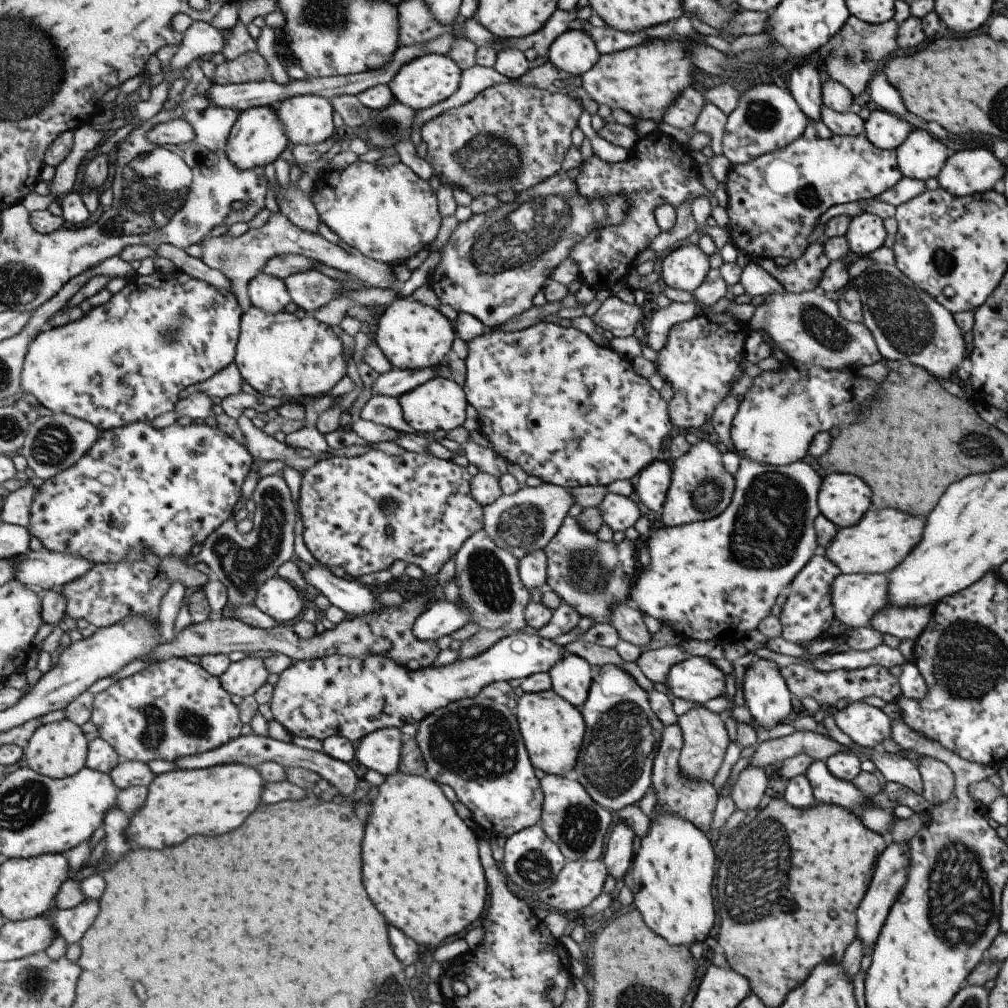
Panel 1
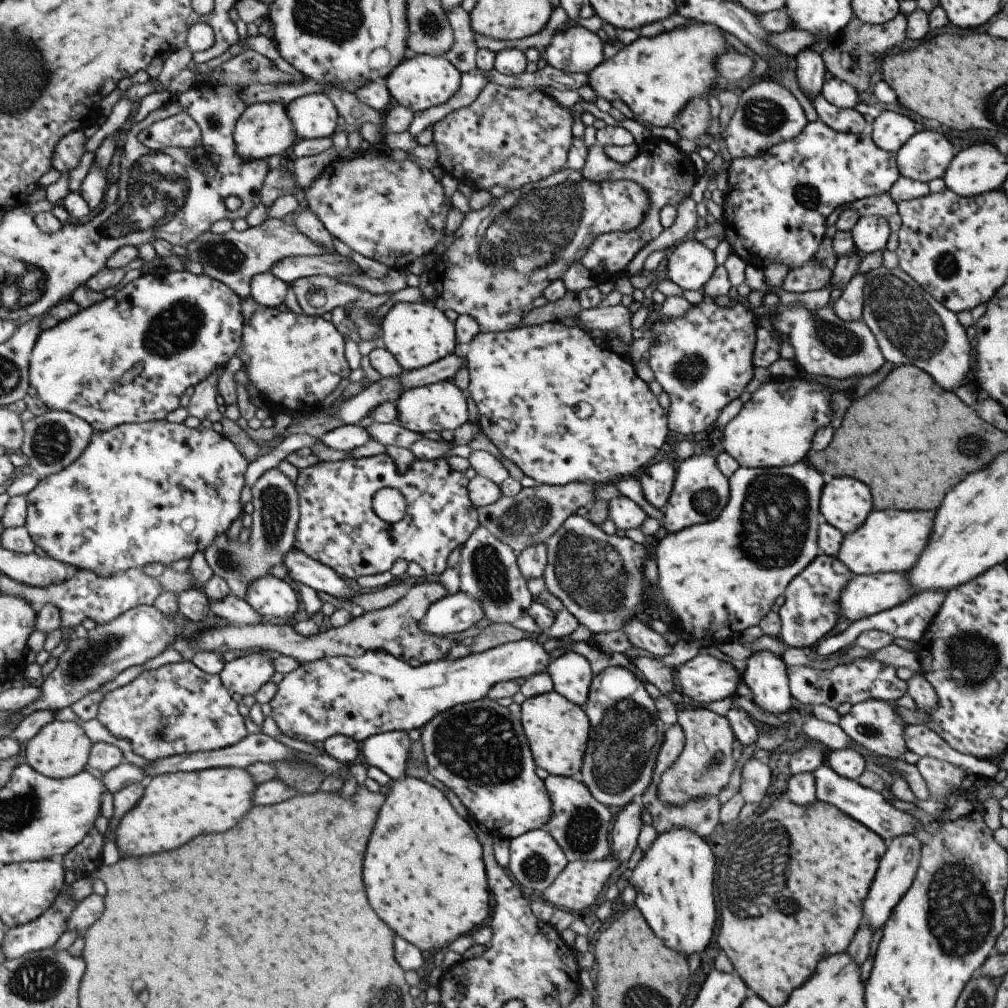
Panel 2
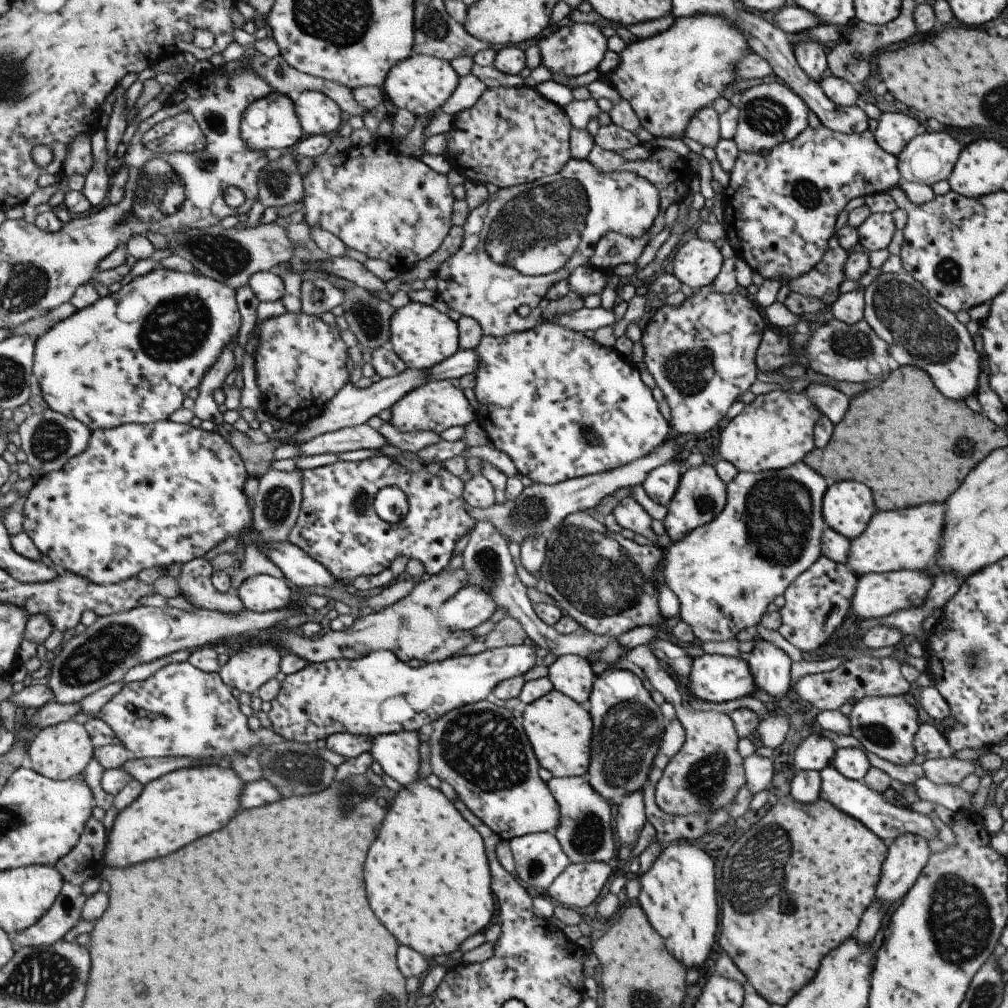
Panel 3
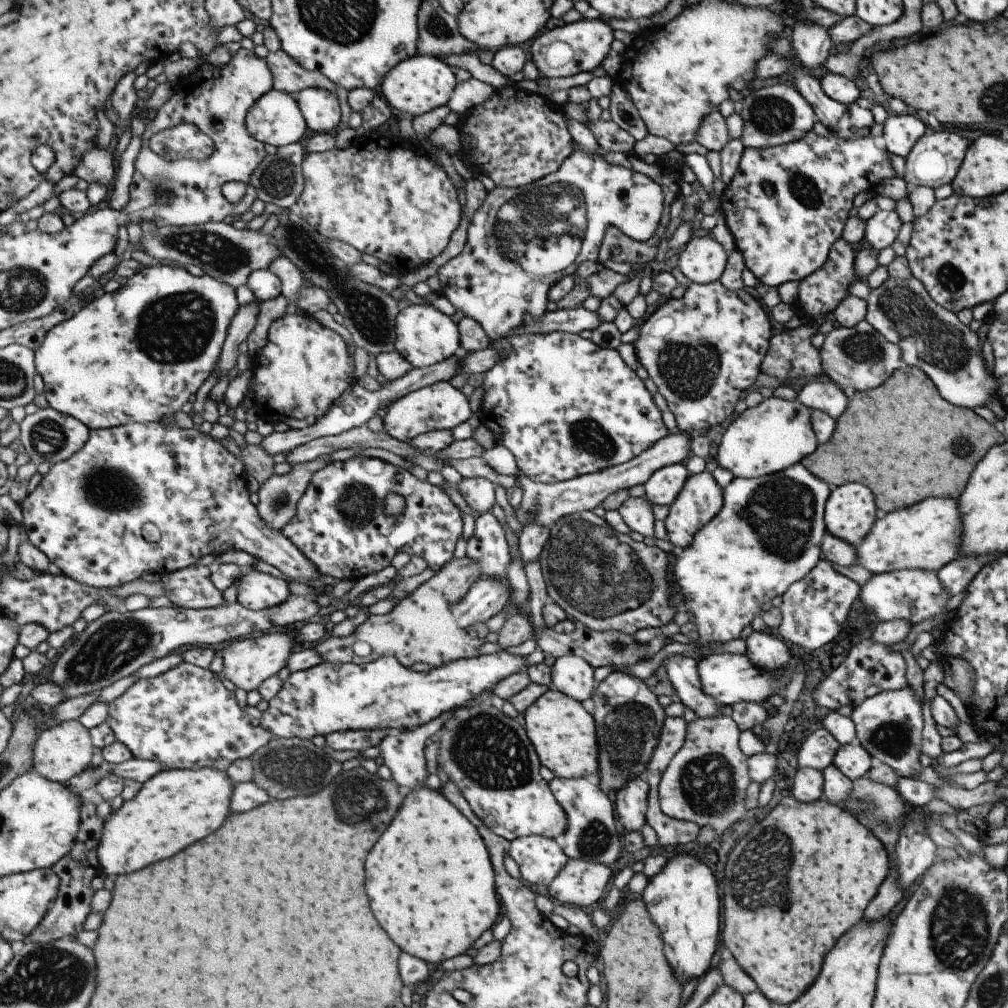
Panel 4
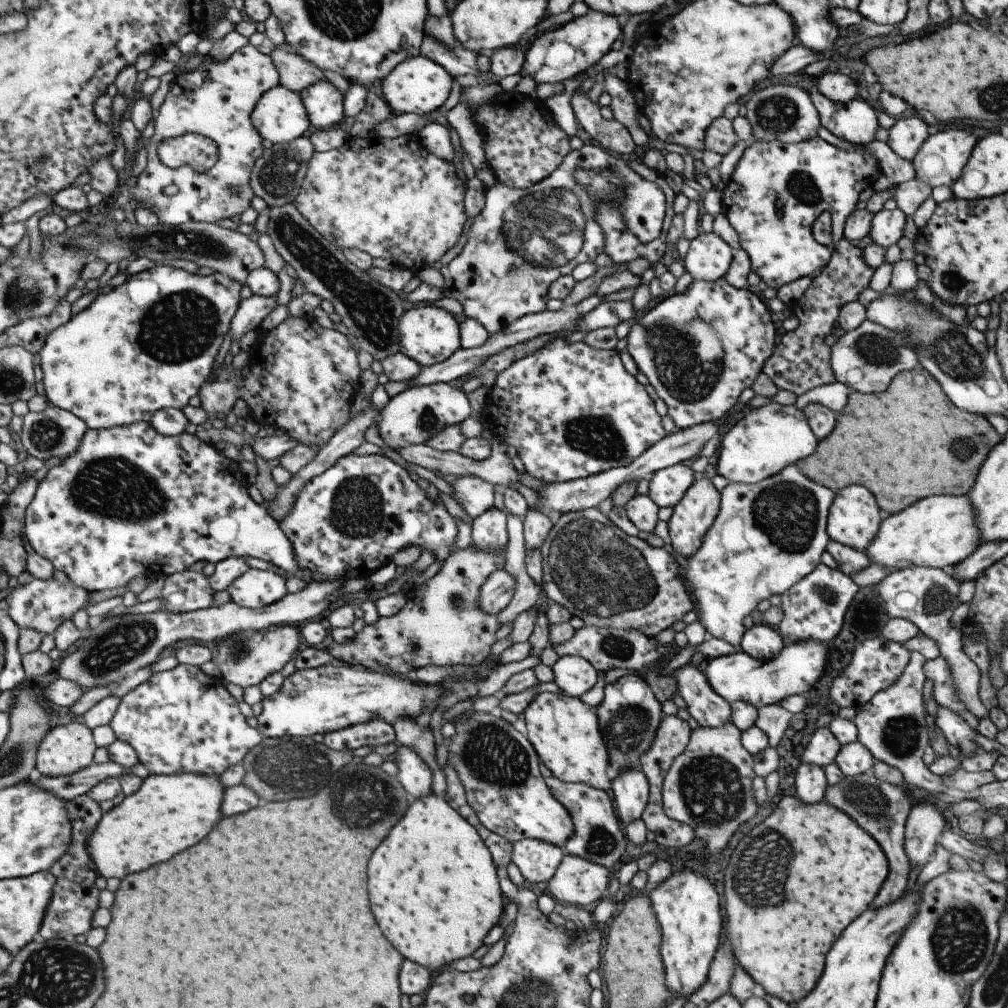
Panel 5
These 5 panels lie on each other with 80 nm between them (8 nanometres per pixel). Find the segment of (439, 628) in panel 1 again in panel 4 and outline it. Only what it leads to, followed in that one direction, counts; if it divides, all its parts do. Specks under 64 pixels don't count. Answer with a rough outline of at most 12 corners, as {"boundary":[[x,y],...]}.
{"boundary":[[481,576],[449,610],[460,627],[508,602],[503,579]]}

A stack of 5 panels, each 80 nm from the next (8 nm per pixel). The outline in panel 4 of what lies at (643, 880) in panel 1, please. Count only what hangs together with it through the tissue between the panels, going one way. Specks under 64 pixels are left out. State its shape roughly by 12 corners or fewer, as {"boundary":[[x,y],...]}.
{"boundary":[[678,854],[641,900],[675,980],[699,980],[719,934],[711,870]]}

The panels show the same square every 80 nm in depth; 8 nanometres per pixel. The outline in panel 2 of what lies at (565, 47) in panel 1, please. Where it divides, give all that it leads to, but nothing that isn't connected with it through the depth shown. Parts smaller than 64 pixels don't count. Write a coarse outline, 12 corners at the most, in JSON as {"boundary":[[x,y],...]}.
{"boundary":[[566,25],[545,45],[547,65],[591,72],[603,61],[603,41]]}

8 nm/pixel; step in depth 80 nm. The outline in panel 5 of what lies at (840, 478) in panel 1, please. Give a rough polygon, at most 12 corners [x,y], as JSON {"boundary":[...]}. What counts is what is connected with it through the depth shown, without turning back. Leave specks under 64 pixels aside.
{"boundary":[[842,487],[827,510],[830,540],[863,551],[881,522],[873,496]]}

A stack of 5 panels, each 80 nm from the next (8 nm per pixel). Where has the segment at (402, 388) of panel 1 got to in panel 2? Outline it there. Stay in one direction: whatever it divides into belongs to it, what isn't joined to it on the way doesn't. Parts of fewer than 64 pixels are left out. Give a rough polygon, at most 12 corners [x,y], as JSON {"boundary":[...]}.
{"boundary":[[455,353],[420,369],[404,371],[405,389],[453,380],[466,360]]}

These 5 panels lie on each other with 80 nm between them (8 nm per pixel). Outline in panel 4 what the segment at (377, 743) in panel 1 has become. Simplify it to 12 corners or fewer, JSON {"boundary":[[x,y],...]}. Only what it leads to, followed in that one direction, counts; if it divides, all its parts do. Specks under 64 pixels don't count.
{"boundary":[[455,710],[378,744],[383,764],[403,792],[424,786],[429,775],[425,739]]}

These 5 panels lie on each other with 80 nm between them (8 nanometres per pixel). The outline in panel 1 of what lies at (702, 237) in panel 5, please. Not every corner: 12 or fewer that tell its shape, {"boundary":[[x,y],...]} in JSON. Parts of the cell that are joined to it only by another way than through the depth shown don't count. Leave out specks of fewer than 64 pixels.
{"boundary":[[697,245],[663,255],[665,286],[692,293],[710,269]]}

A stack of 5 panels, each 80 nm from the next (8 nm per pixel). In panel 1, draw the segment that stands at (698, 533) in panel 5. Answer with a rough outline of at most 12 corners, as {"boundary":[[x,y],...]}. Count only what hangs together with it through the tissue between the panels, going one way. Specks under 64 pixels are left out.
{"boundary":[[698,440],[673,461],[661,522],[721,514],[733,475]]}

